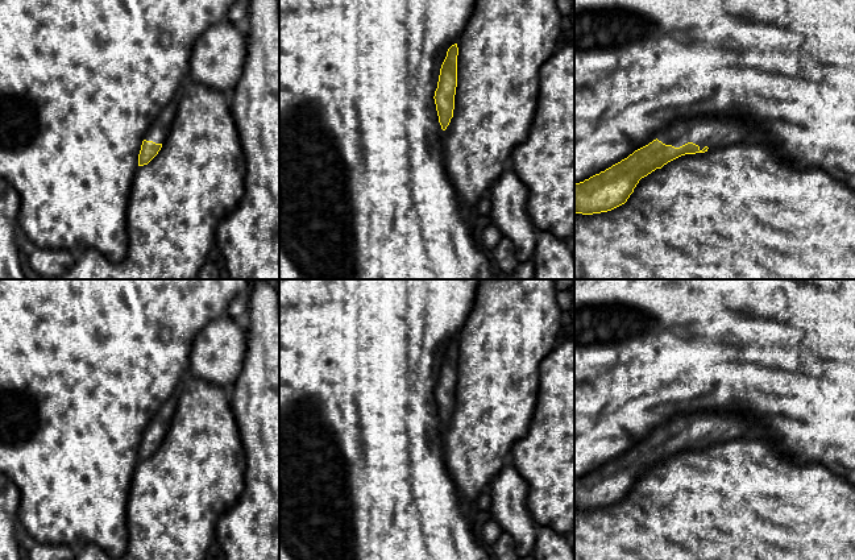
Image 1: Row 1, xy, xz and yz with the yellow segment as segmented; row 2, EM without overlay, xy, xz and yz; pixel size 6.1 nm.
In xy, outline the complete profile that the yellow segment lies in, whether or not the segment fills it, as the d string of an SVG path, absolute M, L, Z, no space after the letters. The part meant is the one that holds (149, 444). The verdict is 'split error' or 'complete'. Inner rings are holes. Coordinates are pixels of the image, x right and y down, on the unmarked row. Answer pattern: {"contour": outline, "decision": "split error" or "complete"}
{"contour": "M170 397L148 424L138 449L138 461L148 460L161 445L177 407L177 397Z", "decision": "split error"}

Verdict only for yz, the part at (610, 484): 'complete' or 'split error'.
split error

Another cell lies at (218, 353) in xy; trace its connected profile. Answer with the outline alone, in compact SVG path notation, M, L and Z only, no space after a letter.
M224 315L192 340L188 373L229 390L242 370L248 328Z

